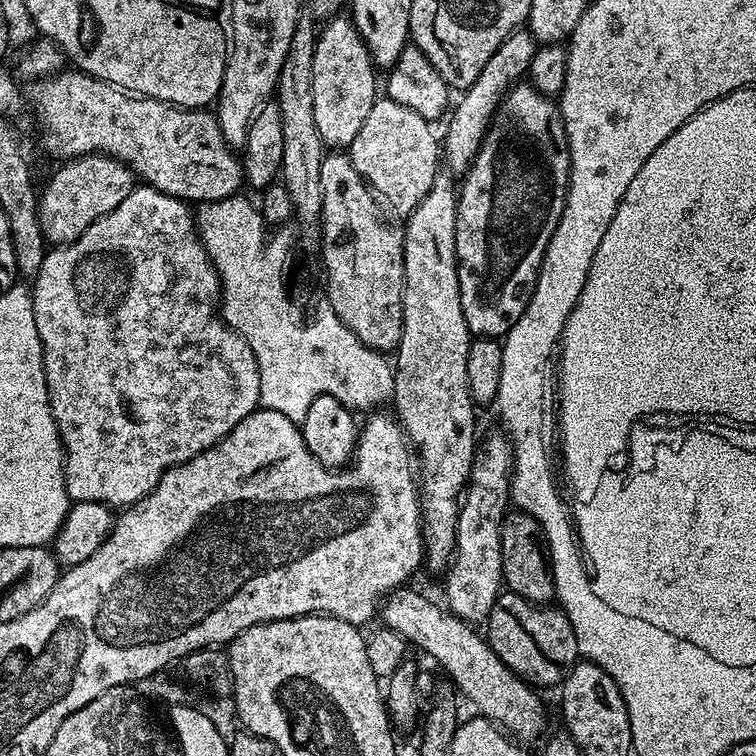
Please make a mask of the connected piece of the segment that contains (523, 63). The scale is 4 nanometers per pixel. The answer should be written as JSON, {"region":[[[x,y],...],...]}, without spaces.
{"region":[[[527,30],[511,32],[506,38],[506,42],[502,42],[502,46],[498,46],[498,50],[494,50],[490,62],[486,62],[486,66],[482,66],[482,74],[478,74],[478,78],[469,88],[463,89],[461,96],[464,97],[457,104],[455,101],[454,107],[447,117],[448,129],[445,130],[444,136],[442,132],[442,158],[449,173],[463,174],[468,171],[468,167],[472,165],[478,154],[480,144],[484,141],[484,135],[492,125],[496,107],[500,105],[509,88],[527,77],[528,67],[537,47],[538,42],[531,32]]]}

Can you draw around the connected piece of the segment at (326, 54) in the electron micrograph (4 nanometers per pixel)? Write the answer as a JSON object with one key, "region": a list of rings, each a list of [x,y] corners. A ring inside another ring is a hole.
{"region":[[[337,15],[325,24],[319,29],[314,50],[314,122],[325,149],[347,150],[378,99],[378,69],[347,15]]]}

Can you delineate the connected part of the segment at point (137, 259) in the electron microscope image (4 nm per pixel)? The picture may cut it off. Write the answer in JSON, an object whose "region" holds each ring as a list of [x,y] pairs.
{"region":[[[136,186],[127,198],[123,199],[118,206],[115,206],[110,213],[98,218],[80,238],[69,244],[53,247],[44,255],[42,270],[38,272],[30,291],[32,293],[32,305],[34,306],[34,322],[38,326],[38,338],[44,347],[44,373],[46,374],[46,386],[50,398],[50,410],[54,414],[54,422],[58,426],[60,440],[64,443],[64,481],[66,482],[69,501],[79,502],[85,500],[86,502],[98,502],[109,506],[137,504],[146,494],[150,494],[154,490],[154,486],[158,486],[158,482],[162,478],[162,474],[166,474],[166,470],[170,470],[174,466],[178,466],[182,462],[210,450],[210,446],[218,444],[222,437],[229,436],[234,430],[234,426],[238,426],[238,422],[242,422],[242,418],[246,418],[251,412],[257,411],[260,404],[260,367],[243,336],[235,332],[220,314],[219,307],[222,299],[220,275],[216,273],[216,268],[212,265],[212,259],[208,257],[208,252],[204,249],[204,243],[200,240],[193,209],[185,201],[174,198],[165,192],[160,192],[157,188]]]}

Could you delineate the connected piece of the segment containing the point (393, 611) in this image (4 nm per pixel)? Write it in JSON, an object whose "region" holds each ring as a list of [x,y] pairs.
{"region":[[[405,586],[397,591],[391,592],[384,598],[382,605],[382,616],[384,612],[383,627],[394,630],[409,645],[417,644],[424,652],[429,652],[442,667],[448,671],[451,683],[454,685],[457,693],[464,696],[477,708],[479,715],[483,719],[491,720],[493,724],[499,726],[509,737],[517,741],[524,740],[539,741],[545,735],[544,727],[548,724],[548,716],[544,713],[544,706],[540,702],[541,693],[535,687],[529,686],[520,677],[515,676],[509,668],[504,665],[494,654],[494,650],[488,645],[487,639],[474,632],[469,623],[461,620],[459,617],[449,614],[443,607],[440,608],[432,600],[427,600],[420,592],[411,592],[411,587]]]}

